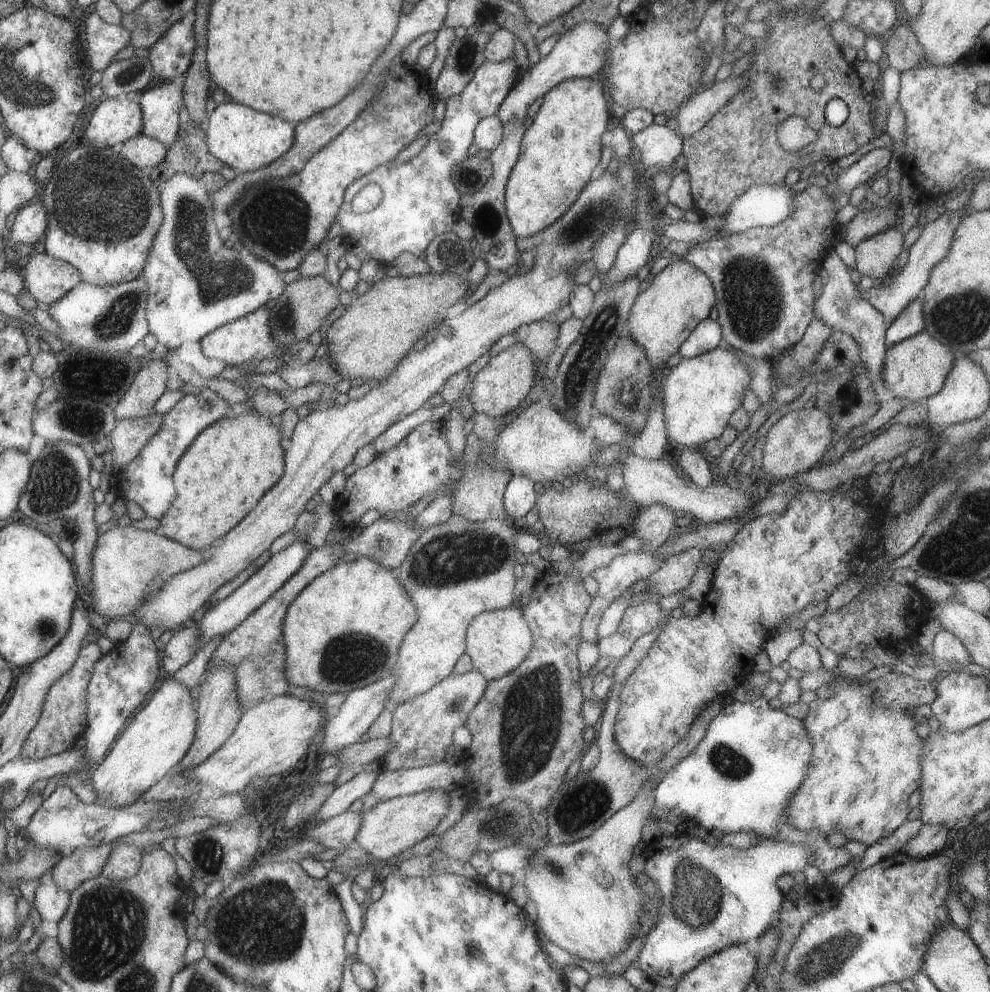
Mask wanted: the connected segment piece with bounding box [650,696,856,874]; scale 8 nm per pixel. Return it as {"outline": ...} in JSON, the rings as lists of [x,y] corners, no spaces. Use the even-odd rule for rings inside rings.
{"outline":[[[763,696],[745,702],[727,699],[721,711],[709,722],[704,738],[697,747],[667,771],[656,784],[650,816],[657,821],[667,821],[685,833],[689,833],[695,827],[703,827],[703,830],[708,832],[715,829],[723,835],[728,835],[751,828],[753,832],[749,830],[747,833],[755,833],[759,840],[784,841],[810,849],[814,859],[812,865],[822,874],[838,870],[856,859],[843,846],[834,848],[828,844],[820,831],[793,829],[787,823],[784,814],[791,792],[795,792],[795,788],[805,777],[811,750],[810,739],[801,719],[787,716],[781,708],[773,710]]]}

